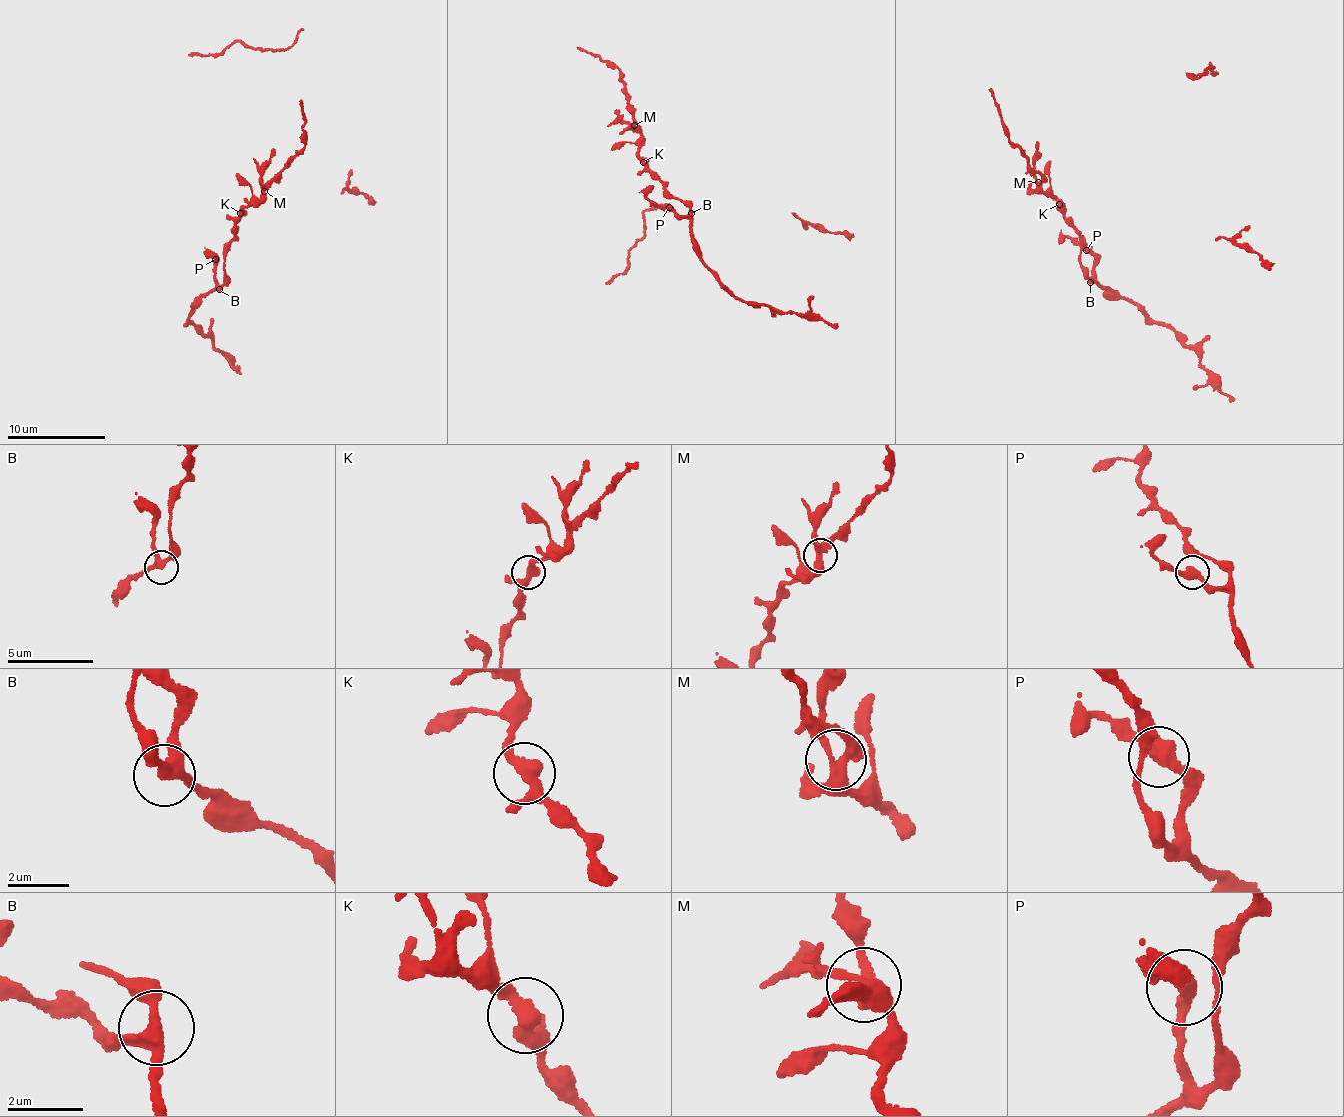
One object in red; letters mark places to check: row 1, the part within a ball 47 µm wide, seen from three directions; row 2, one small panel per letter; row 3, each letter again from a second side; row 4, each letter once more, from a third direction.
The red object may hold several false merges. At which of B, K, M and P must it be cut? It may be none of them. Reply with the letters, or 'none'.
none

